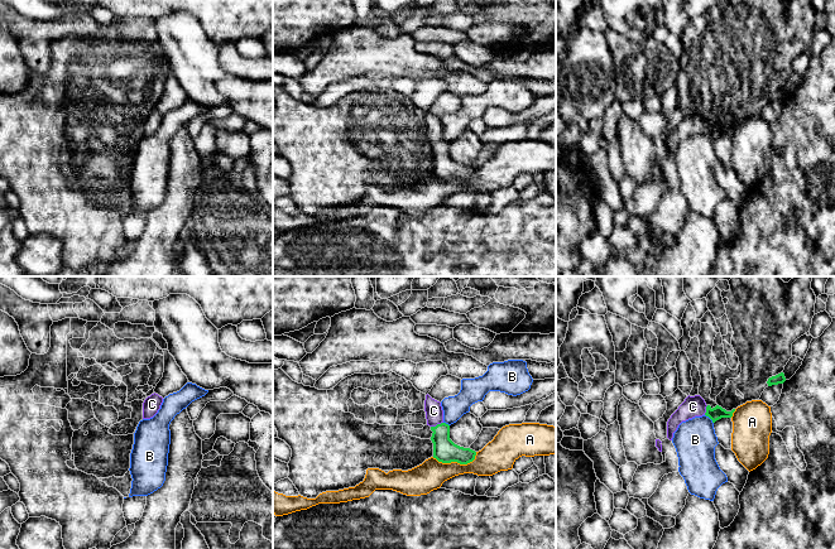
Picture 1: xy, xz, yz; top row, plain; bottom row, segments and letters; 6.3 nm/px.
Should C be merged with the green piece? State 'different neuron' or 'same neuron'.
same neuron

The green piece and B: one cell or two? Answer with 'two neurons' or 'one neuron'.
two neurons

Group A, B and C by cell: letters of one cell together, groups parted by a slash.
A / B / C

